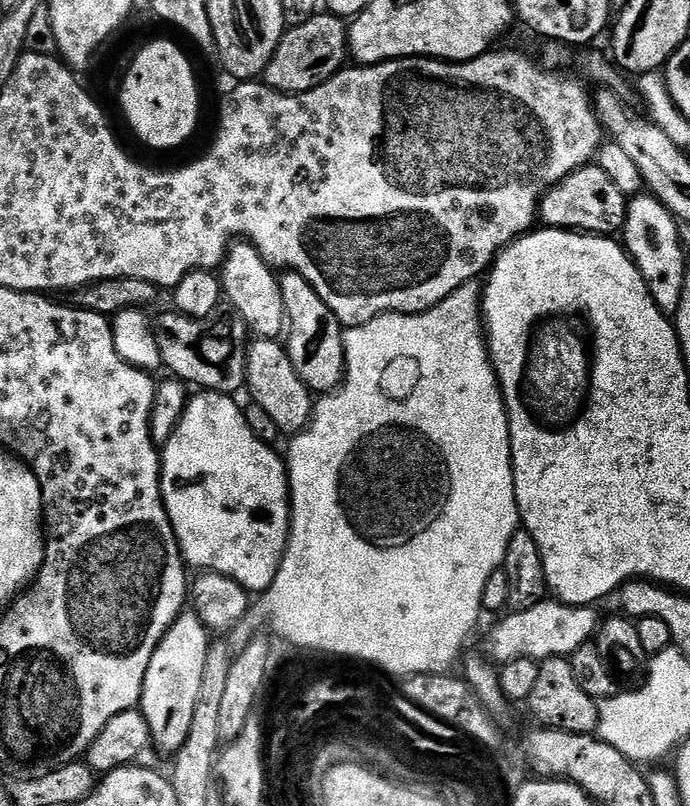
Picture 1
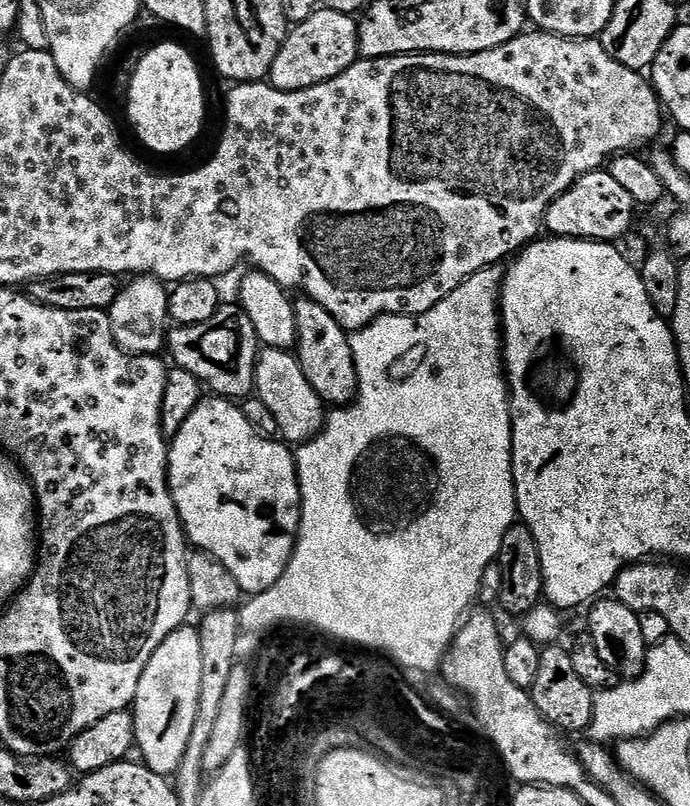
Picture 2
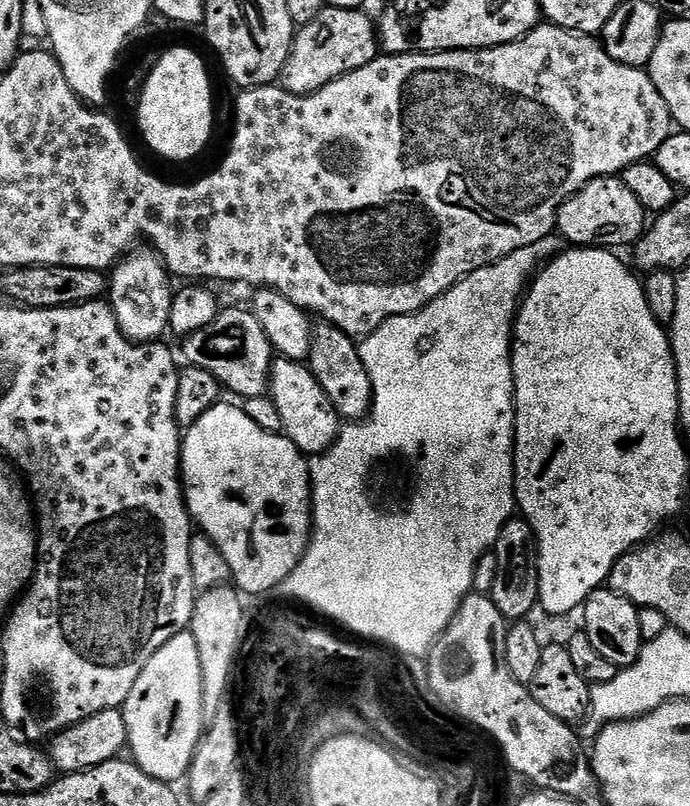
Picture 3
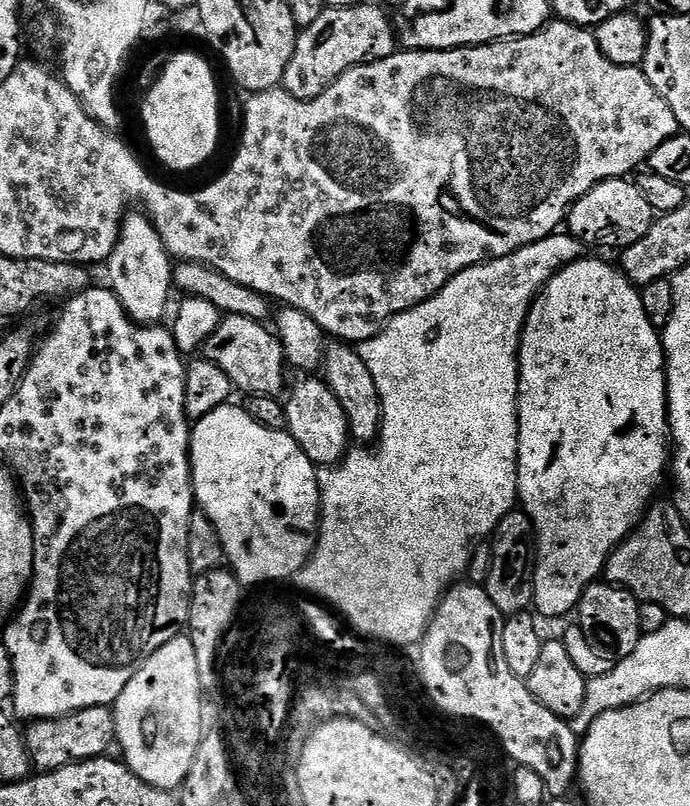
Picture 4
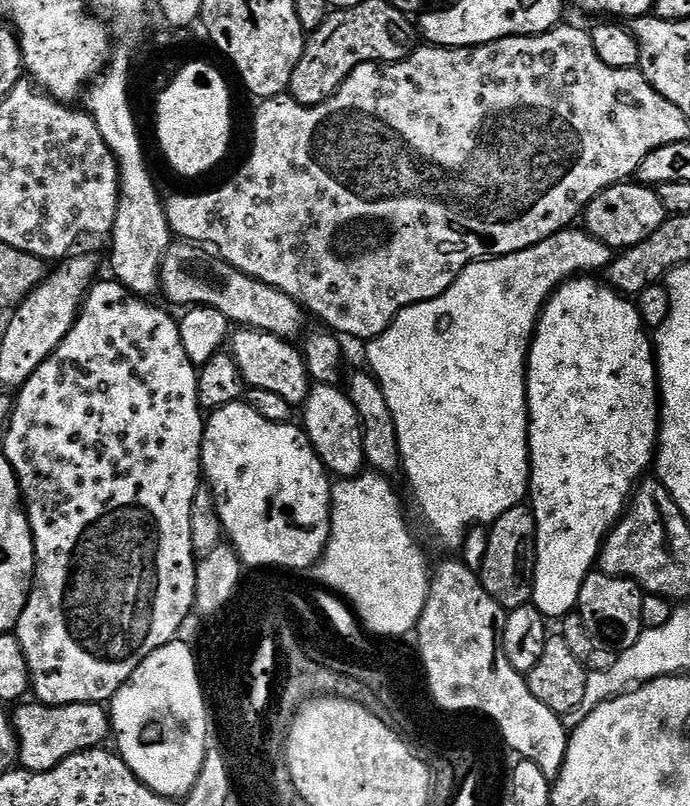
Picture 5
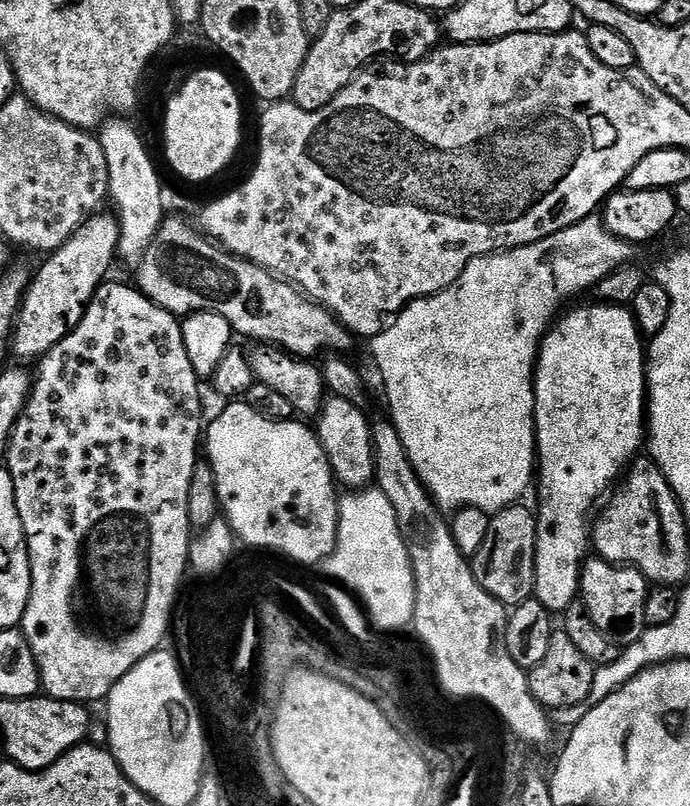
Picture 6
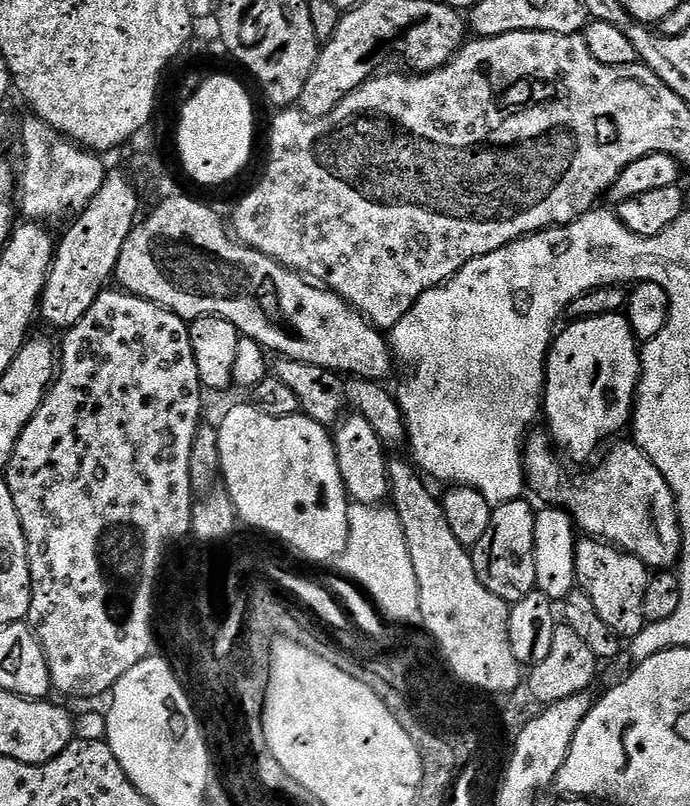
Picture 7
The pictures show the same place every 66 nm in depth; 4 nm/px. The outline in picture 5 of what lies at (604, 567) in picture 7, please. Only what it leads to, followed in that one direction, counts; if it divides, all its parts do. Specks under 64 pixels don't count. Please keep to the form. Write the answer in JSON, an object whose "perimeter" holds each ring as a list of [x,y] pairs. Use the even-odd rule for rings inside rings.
{"perimeter":[[[594,570],[582,582],[582,590],[578,594],[576,608],[586,622],[586,630],[598,638],[598,642],[606,642],[616,653],[630,650],[634,642],[638,642],[640,635],[644,633],[645,626],[642,622],[642,602],[646,593],[636,583],[626,578],[607,576],[604,572]]]}

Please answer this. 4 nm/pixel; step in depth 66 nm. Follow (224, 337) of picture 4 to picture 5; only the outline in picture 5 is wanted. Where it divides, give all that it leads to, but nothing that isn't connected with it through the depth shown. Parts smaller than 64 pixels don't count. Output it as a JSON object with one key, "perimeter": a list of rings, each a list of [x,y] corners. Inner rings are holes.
{"perimeter":[[[240,328],[231,333],[230,354],[248,388],[271,390],[272,393],[286,398],[286,402],[300,406],[308,396],[310,377],[301,349],[292,344],[295,343],[289,342],[285,337],[259,332],[257,328]]]}

